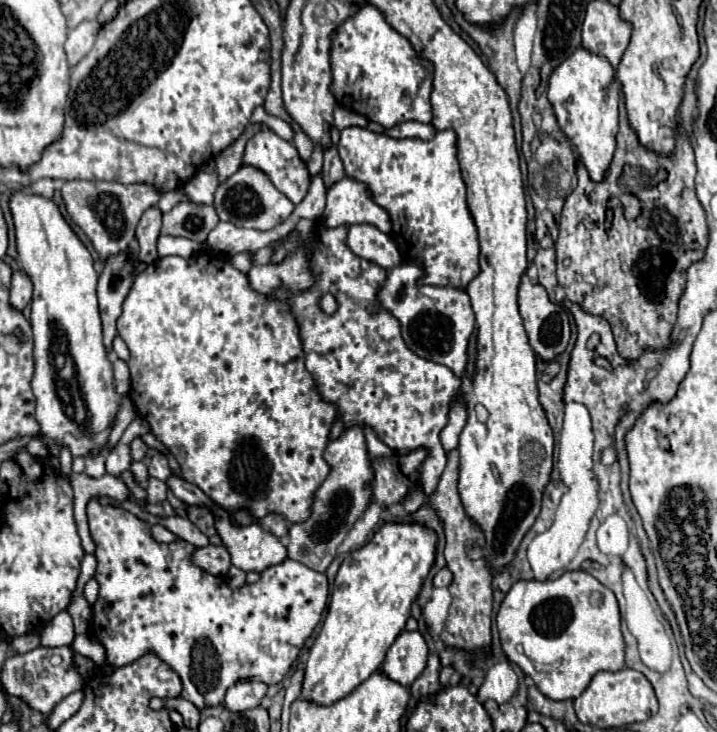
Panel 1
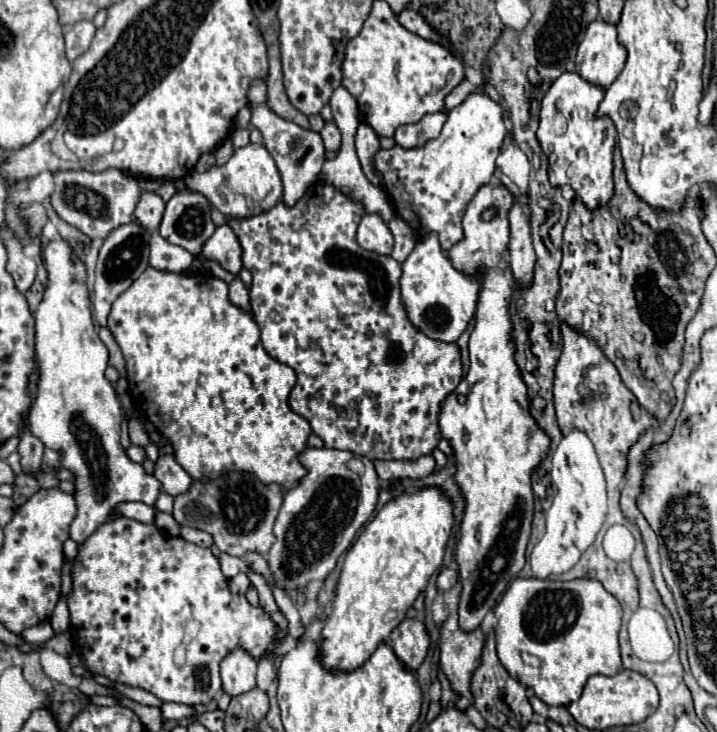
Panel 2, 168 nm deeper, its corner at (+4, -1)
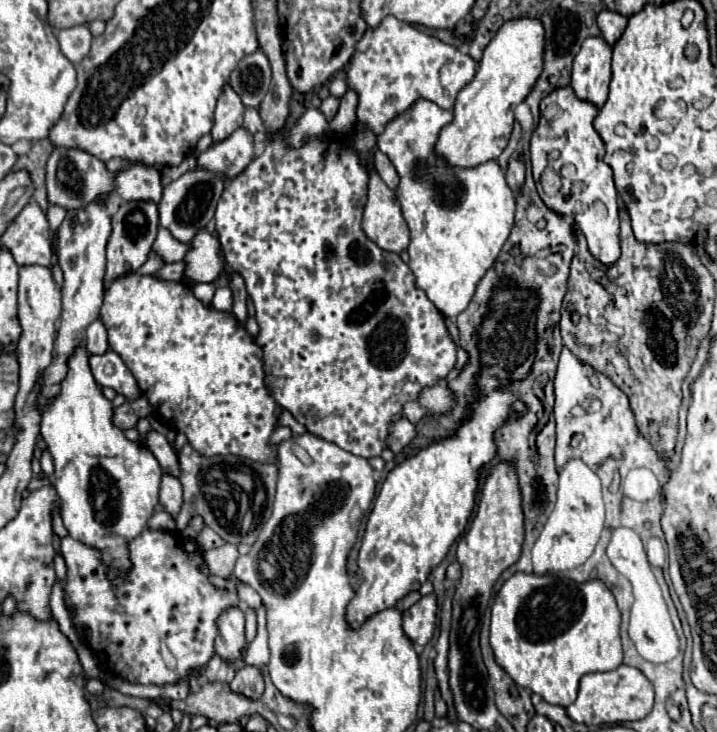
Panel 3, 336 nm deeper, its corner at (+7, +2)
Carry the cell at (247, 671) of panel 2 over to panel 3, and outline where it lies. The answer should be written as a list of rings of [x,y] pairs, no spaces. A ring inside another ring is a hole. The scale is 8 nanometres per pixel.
[[[230,606],[218,616],[218,636],[216,636],[216,654],[224,660],[240,660],[244,640],[244,610],[240,606]]]

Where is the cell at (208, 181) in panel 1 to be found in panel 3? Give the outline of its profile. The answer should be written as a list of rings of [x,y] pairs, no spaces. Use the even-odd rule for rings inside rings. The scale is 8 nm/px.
[[[224,86],[214,110],[214,126],[210,132],[212,138],[216,140],[232,134],[232,130],[236,130],[236,126],[242,124],[242,114],[244,114],[244,104],[240,96],[230,86]]]

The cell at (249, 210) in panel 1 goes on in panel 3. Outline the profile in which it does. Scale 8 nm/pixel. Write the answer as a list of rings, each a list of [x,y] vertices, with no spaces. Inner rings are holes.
[[[236,128],[228,138],[212,142],[210,148],[198,154],[198,166],[206,170],[216,170],[232,180],[248,162],[254,158],[254,140],[246,128]]]

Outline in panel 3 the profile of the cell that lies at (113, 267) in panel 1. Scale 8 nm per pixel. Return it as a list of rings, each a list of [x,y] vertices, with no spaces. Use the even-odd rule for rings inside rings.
[[[132,200],[132,202],[122,202],[118,212],[112,216],[112,236],[108,240],[108,266],[106,266],[106,282],[104,286],[112,284],[118,276],[124,272],[134,272],[138,270],[146,260],[152,250],[152,244],[156,240],[158,232],[158,206],[154,202],[144,202],[144,200]]]

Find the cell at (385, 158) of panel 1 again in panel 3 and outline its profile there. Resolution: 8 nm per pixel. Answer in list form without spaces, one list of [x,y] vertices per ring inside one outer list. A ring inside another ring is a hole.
[[[512,18],[502,24],[484,50],[474,80],[464,86],[454,104],[454,120],[440,132],[436,152],[452,166],[478,166],[496,160],[508,144],[514,108],[526,100],[542,74],[544,24],[538,18]]]

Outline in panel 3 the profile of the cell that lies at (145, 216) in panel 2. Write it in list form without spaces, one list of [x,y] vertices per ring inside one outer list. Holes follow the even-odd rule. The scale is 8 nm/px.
[[[134,162],[126,170],[114,174],[114,188],[124,200],[160,202],[160,170],[144,162]]]

